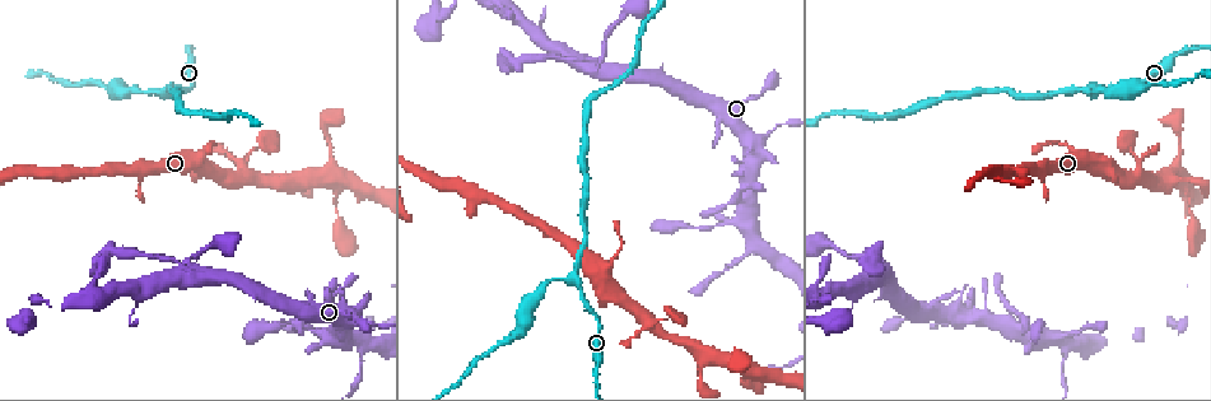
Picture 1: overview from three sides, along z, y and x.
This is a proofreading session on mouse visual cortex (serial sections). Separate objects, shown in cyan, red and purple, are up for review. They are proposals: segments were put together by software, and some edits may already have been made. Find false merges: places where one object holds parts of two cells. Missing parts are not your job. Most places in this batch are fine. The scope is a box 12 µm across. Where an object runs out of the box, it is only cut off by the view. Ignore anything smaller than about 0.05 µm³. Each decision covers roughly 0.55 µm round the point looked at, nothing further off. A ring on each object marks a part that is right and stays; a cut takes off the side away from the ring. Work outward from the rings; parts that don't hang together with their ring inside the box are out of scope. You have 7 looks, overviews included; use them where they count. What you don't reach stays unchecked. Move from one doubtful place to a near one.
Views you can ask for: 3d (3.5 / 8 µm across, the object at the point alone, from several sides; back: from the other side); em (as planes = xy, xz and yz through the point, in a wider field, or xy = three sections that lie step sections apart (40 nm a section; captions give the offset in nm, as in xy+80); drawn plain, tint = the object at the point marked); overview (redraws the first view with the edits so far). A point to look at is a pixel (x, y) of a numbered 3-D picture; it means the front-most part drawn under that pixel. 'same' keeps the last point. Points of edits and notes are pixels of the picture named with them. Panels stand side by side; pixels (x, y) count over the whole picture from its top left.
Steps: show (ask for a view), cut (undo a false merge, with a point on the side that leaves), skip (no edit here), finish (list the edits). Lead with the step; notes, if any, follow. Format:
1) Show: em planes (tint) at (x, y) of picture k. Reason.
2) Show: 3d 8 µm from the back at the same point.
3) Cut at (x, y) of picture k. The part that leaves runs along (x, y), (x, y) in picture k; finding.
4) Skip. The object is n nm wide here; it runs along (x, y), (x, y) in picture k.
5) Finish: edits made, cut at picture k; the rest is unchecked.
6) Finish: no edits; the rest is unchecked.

Show: 3d 3.5 µm at (737, 220) of picture 1. Small branch off a trunk.

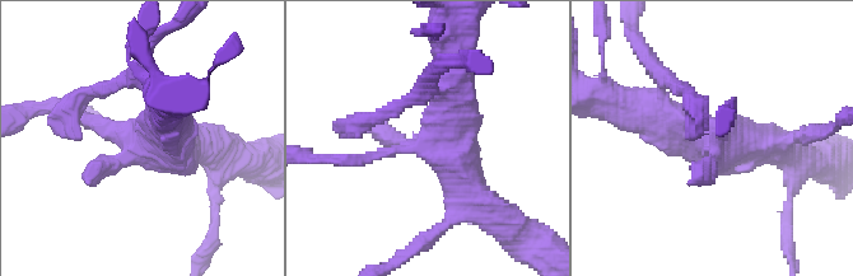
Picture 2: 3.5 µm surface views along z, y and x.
Show: em xy step 3 (tint) at (711, 131) of picture 2. Now the EM.

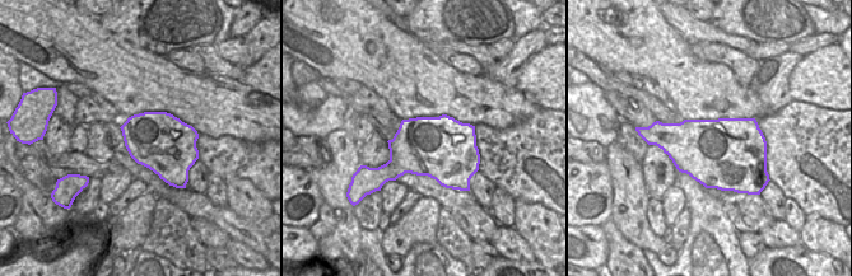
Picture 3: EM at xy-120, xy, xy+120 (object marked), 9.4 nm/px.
Show: em planes (tint) at the same point. Cut it another way.

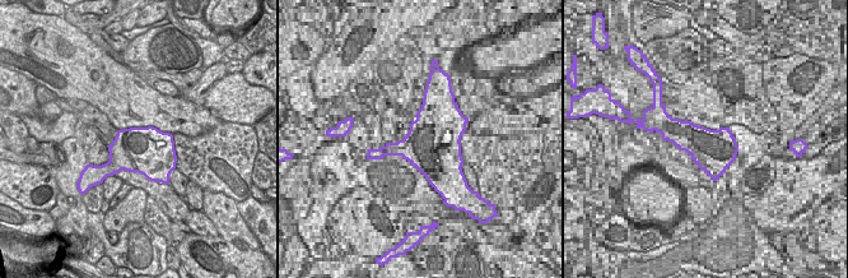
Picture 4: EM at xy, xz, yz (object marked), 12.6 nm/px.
Skip. It runs along (638, 106), (713, 141), (784, 149) in picture 2; all the same cell.

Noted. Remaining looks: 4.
Show: 3d 8 µm at (197, 278) of picture 1. Four or more arms meet.

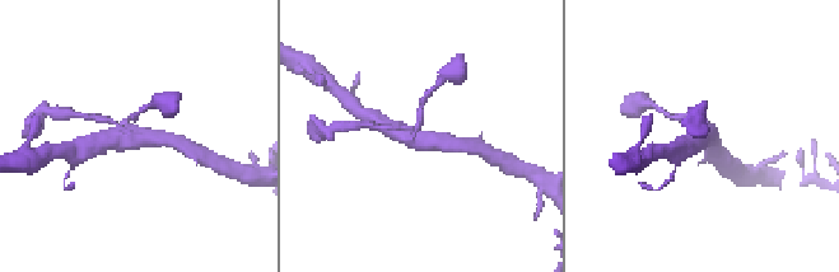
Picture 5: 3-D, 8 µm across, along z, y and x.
Show: em planes (tint) at (418, 138) of picture 5. 4 arms meet here; the arms are 150, 150, 400, 450 nm wide; now the EM.

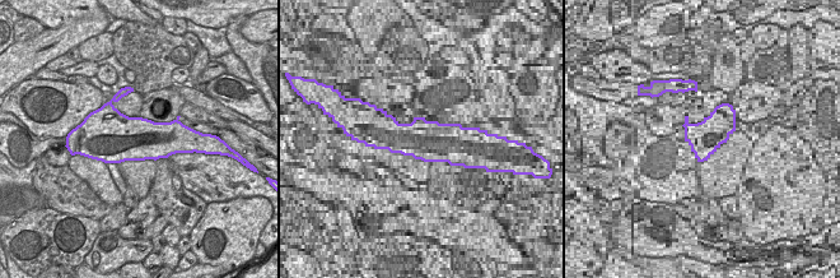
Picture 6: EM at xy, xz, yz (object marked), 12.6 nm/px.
Skip. The object is 600 nm wide here; it runs along (456, 145), (406, 137), (386, 126) in picture 5; one cell here.

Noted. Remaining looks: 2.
Finish: no edits; the rest is unchecked.

